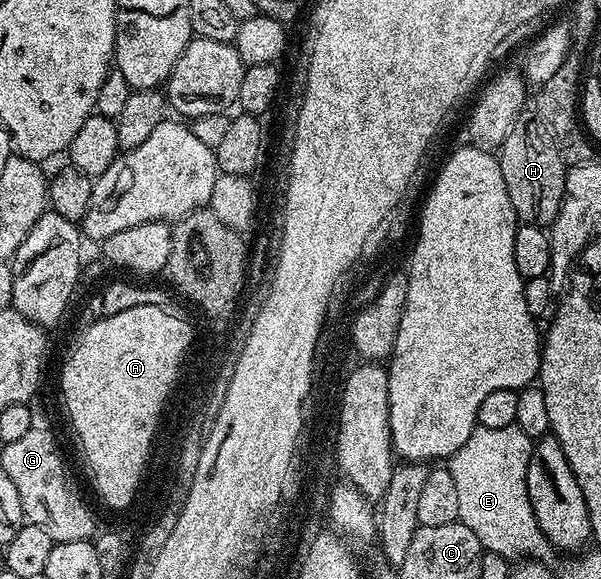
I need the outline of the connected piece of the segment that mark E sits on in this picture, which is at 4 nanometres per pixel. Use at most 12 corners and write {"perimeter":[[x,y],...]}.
{"perimeter":[[476,427],[449,458],[458,523],[508,562],[545,544],[532,437]]}

